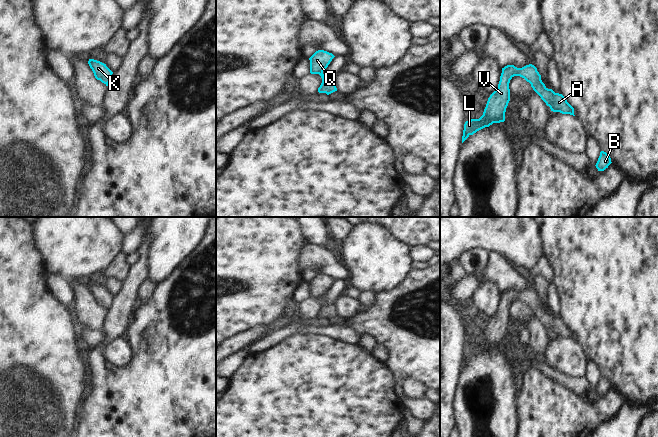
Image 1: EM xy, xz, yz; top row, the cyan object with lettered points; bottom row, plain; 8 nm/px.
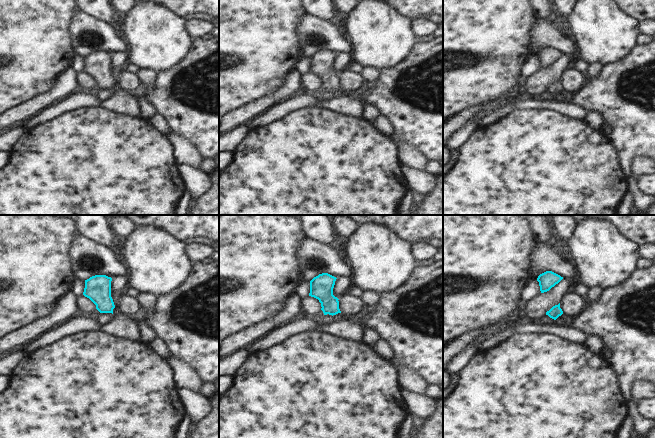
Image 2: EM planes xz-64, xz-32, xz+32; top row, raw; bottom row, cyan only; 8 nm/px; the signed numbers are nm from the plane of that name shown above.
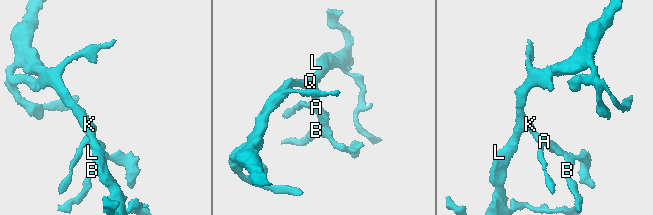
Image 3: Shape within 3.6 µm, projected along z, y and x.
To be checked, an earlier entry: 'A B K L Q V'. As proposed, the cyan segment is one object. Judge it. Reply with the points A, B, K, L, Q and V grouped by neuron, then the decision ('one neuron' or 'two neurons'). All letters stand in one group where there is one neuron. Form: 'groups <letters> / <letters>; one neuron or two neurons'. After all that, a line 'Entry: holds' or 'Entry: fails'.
groups A B K L Q V; one neuron
Entry: holds

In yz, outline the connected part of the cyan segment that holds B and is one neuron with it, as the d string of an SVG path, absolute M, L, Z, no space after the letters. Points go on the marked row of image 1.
M601 151L595 166L598 171L604 171L611 163L612 162L610 156L606 152Z

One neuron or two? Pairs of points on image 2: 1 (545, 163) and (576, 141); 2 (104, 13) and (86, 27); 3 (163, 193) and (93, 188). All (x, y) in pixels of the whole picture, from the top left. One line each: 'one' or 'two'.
1: one
2: two
3: one

